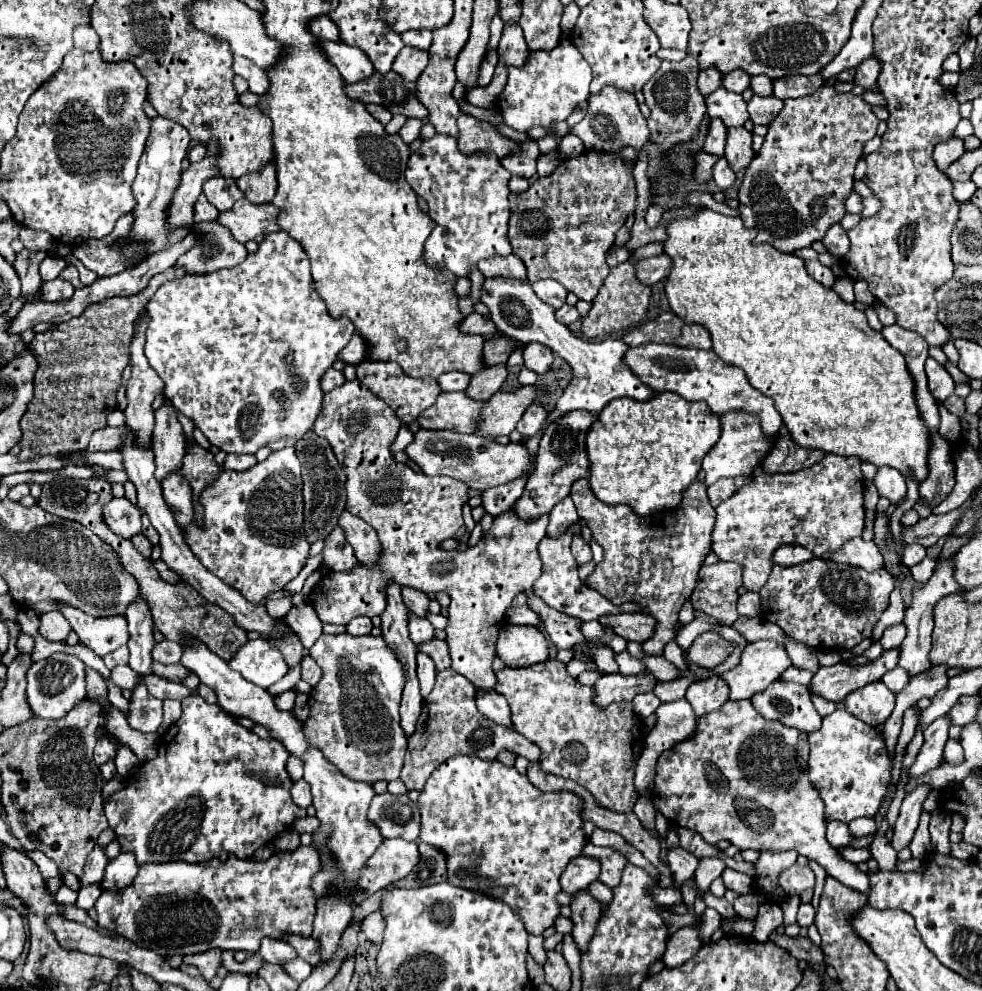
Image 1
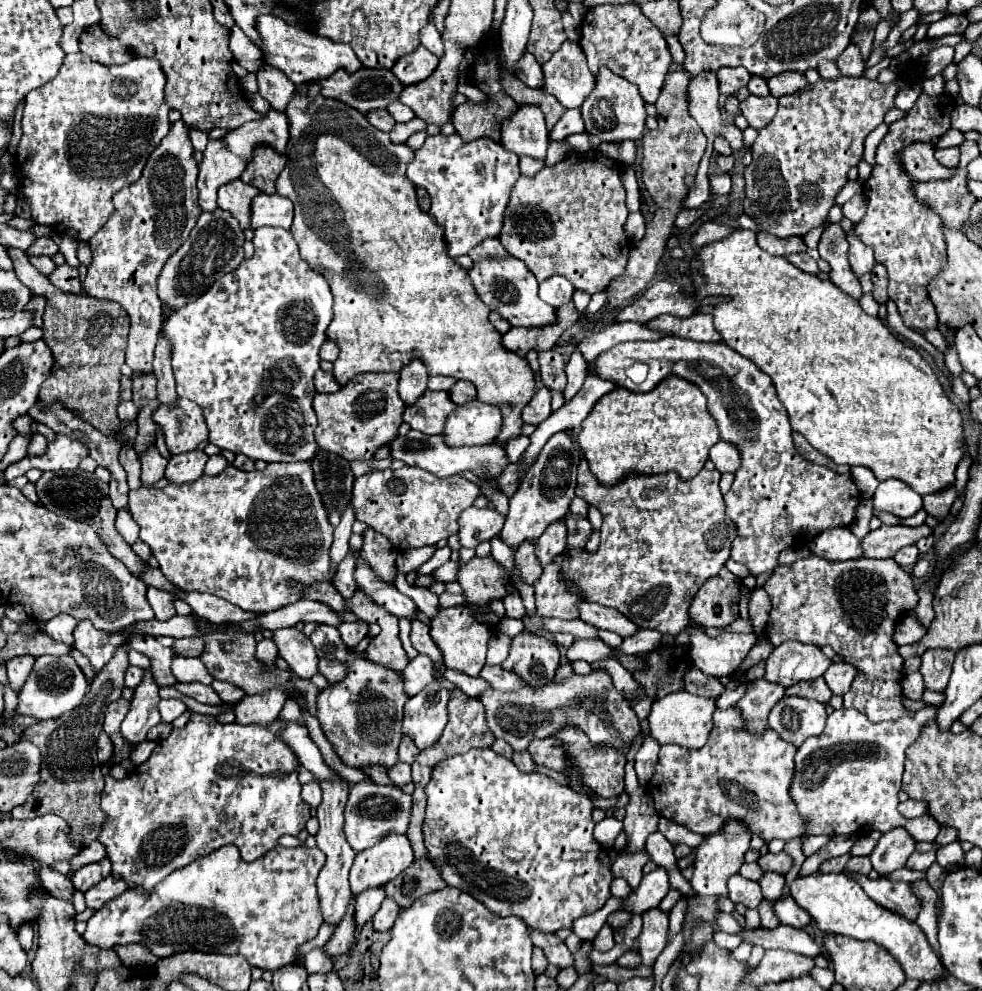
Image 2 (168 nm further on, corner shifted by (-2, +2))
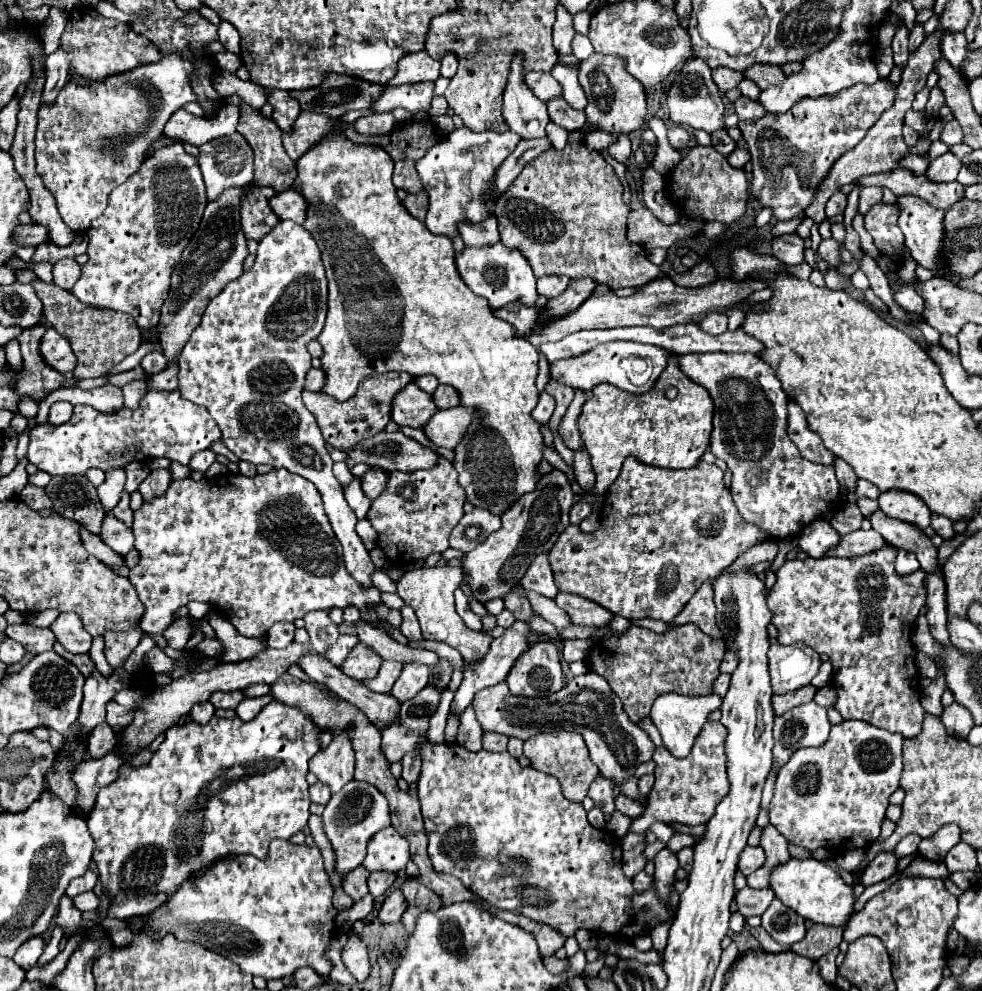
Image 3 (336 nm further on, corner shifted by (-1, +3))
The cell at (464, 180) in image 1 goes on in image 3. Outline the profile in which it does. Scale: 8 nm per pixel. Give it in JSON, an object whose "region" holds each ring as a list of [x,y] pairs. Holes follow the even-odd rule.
{"region":[[[458,128],[440,138],[428,152],[416,160],[416,172],[422,180],[424,190],[430,198],[430,208],[426,214],[426,228],[434,234],[444,234],[448,238],[458,238],[458,224],[470,222],[480,224],[492,212],[492,204],[498,194],[494,194],[492,184],[500,164],[506,156],[512,154],[520,136],[512,136],[512,132],[496,134],[496,132],[470,132],[468,128]]]}

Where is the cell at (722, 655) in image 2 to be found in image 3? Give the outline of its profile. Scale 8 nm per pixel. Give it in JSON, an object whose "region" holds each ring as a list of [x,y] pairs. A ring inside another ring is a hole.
{"region":[[[724,650],[724,656],[722,656],[722,662],[720,662],[720,672],[728,672],[732,674],[738,666],[738,654],[734,650]]]}

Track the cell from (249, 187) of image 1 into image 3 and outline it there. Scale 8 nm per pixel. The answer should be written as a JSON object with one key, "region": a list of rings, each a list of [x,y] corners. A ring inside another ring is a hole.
{"region":[[[230,96],[230,102],[238,104],[242,110],[238,132],[246,138],[254,152],[254,182],[258,186],[272,186],[276,192],[288,190],[292,186],[292,180],[296,178],[296,164],[290,160],[290,156],[284,152],[284,146],[280,144],[280,128],[272,118],[264,118],[258,110],[242,104],[238,96]]]}

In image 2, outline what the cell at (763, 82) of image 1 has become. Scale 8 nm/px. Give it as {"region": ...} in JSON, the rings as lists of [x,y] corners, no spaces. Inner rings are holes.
{"region":[[[751,77],[747,89],[749,89],[751,95],[757,95],[757,97],[769,95],[769,87],[767,87],[767,81],[763,77]]]}

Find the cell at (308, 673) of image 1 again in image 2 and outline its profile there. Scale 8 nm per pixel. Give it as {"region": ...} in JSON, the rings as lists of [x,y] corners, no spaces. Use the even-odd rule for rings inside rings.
{"region":[[[321,659],[319,661],[319,671],[321,675],[325,675],[329,681],[337,683],[345,677],[347,673],[347,665],[343,661],[337,661],[337,659]]]}

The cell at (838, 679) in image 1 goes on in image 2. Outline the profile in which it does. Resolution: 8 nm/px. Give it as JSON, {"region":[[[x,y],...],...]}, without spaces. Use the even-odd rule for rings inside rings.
{"region":[[[819,677],[817,681],[801,681],[801,683],[793,685],[791,689],[785,691],[783,697],[805,697],[805,699],[815,699],[815,701],[827,703],[827,699],[831,697],[831,691],[829,691],[825,679]]]}

